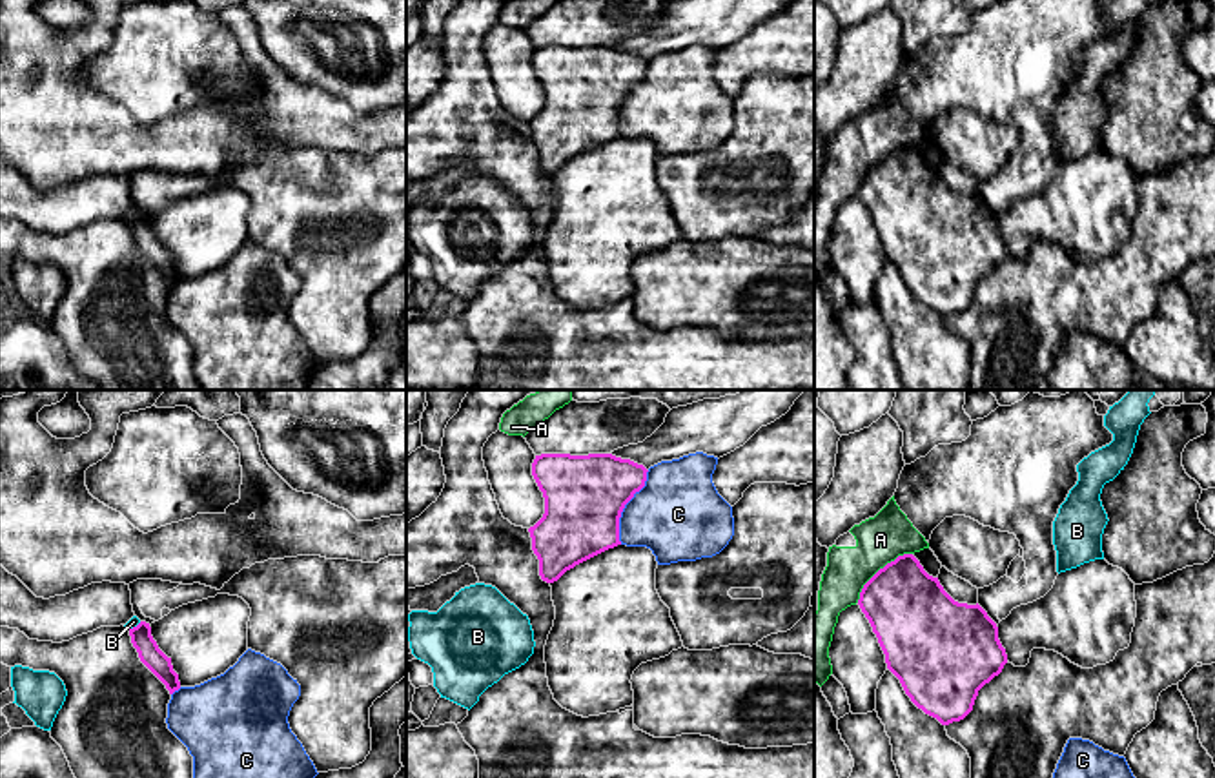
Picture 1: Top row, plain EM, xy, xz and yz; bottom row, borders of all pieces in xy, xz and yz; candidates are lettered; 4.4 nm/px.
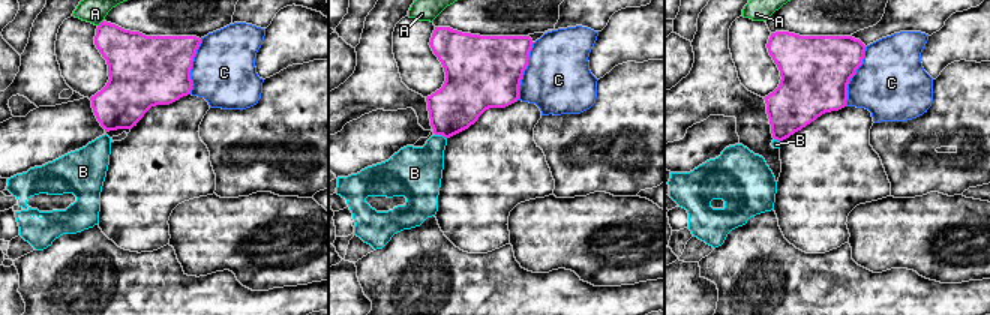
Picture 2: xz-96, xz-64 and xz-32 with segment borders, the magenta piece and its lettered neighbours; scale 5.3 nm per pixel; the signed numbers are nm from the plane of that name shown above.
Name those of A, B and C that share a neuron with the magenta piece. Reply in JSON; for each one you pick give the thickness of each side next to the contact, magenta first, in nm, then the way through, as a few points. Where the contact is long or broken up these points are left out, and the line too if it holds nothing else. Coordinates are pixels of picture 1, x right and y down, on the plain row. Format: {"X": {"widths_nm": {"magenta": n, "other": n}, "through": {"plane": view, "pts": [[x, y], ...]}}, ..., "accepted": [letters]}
{"accepted": []}

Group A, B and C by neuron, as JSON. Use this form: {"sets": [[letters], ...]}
{"sets": [["A"], ["B"], ["C"]]}

